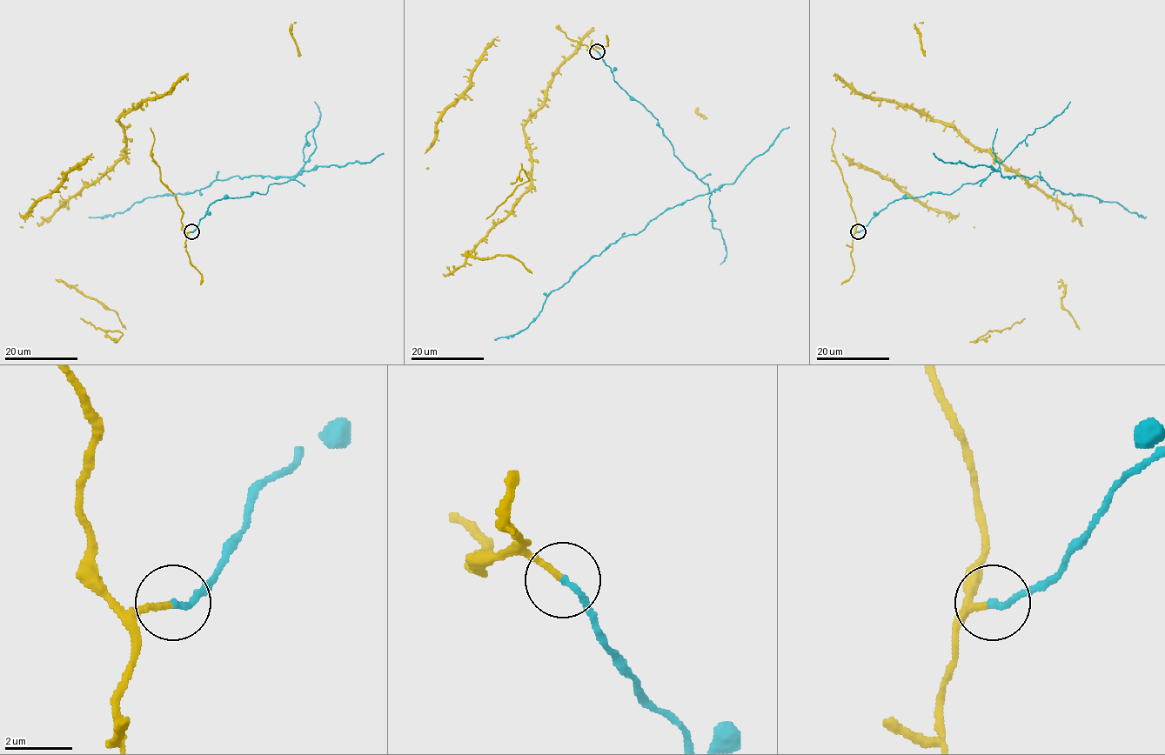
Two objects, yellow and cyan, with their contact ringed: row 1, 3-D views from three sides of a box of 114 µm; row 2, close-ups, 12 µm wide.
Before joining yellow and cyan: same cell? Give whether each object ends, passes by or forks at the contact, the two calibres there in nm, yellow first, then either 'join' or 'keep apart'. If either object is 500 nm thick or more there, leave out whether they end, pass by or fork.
yellow ends | cyan ends | 160/190 nm | join

